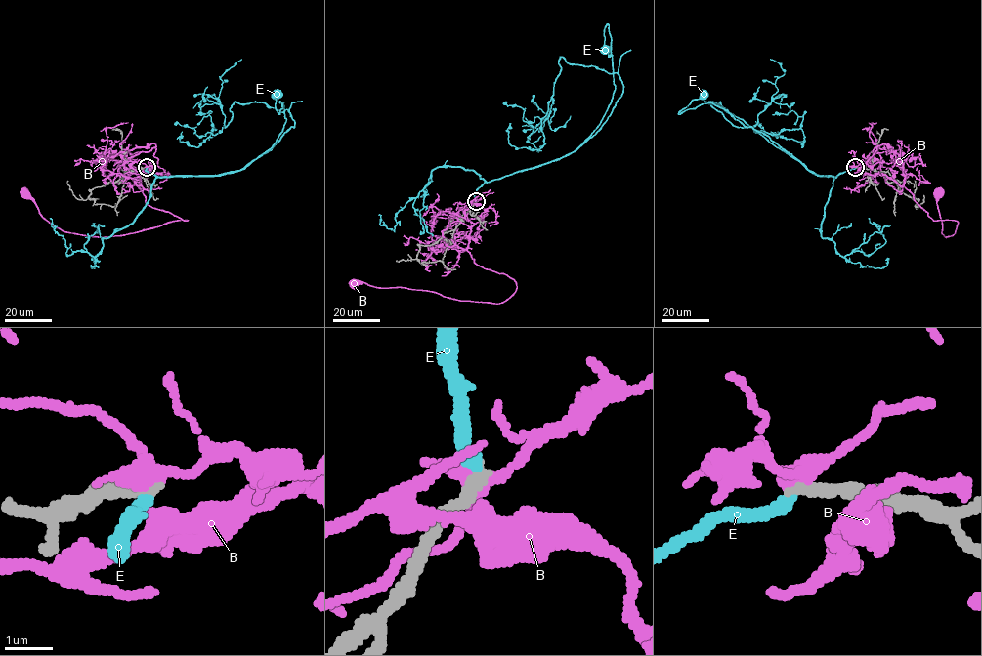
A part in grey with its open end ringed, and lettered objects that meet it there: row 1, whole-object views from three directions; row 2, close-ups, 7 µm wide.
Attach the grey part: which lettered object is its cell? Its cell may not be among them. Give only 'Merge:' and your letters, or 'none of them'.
Merge: none of them

